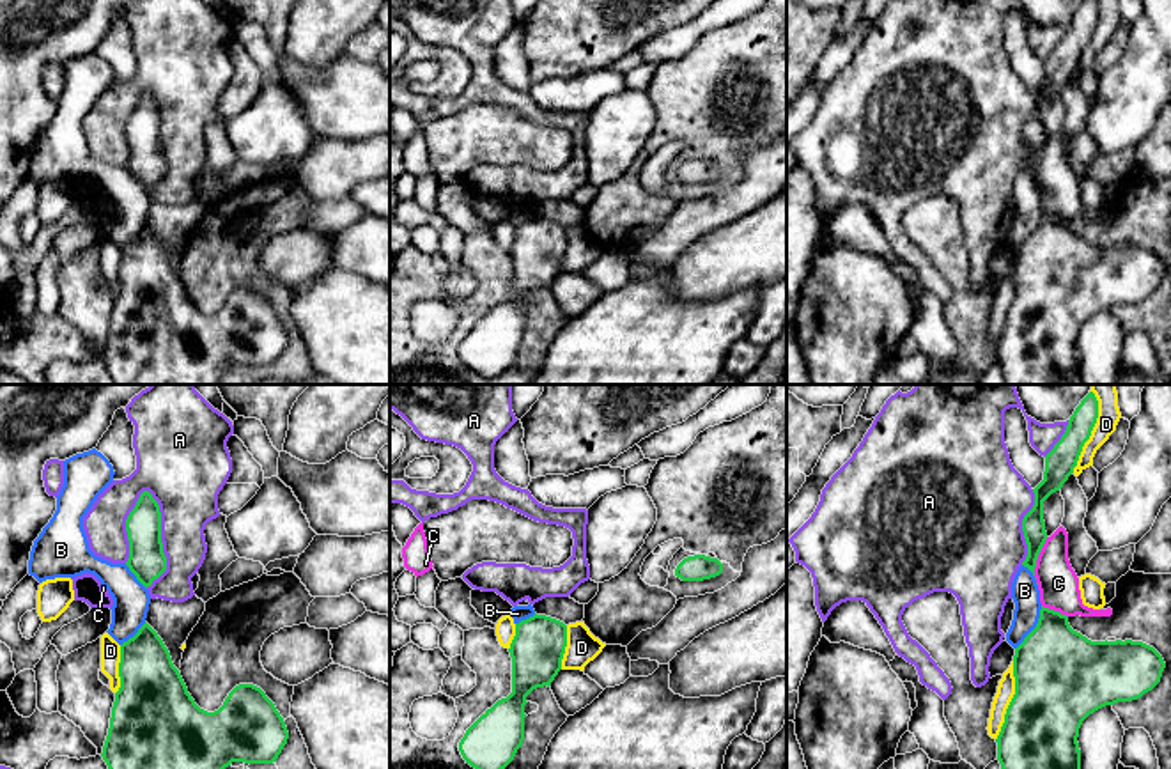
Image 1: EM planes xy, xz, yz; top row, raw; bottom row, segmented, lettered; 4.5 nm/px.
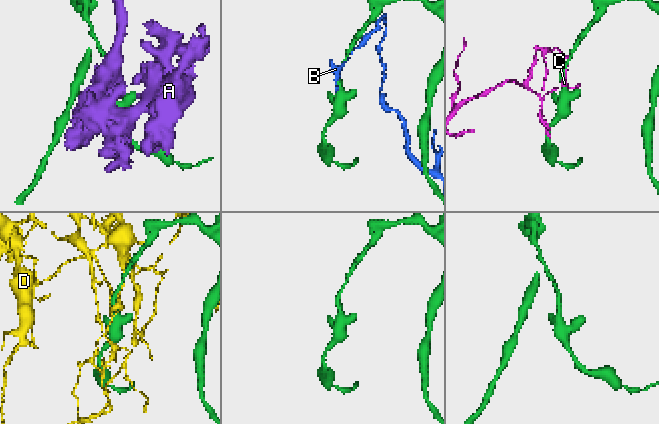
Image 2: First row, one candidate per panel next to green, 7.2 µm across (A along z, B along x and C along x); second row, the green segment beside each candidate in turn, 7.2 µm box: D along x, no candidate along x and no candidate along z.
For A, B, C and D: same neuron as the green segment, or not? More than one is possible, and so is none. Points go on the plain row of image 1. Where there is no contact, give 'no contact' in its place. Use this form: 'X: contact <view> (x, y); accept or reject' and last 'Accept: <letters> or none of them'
A: contact xy (160, 140); reject
B: contact yz (1035, 231); reject
C: contact yz (1037, 162); reject
D: contact yz (1012, 303); reject
Accept: none of them

